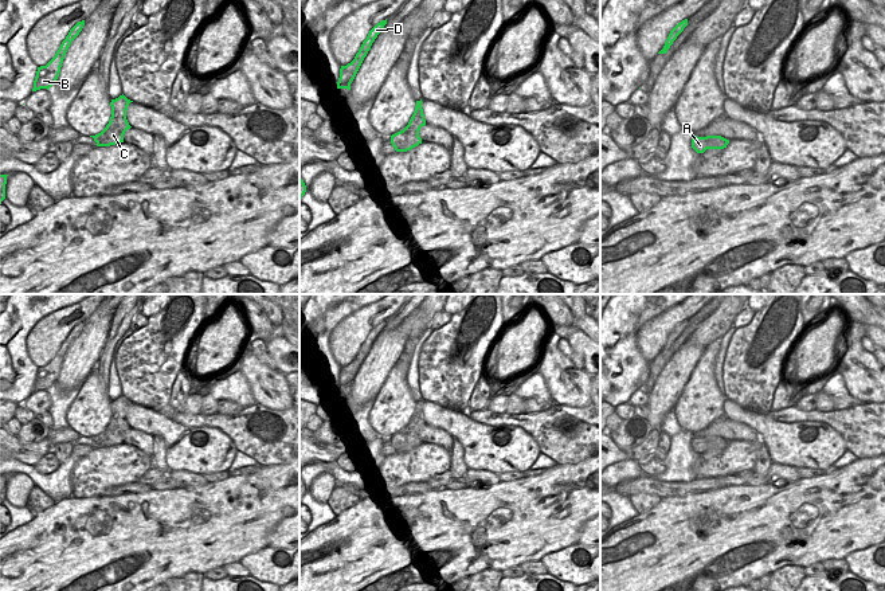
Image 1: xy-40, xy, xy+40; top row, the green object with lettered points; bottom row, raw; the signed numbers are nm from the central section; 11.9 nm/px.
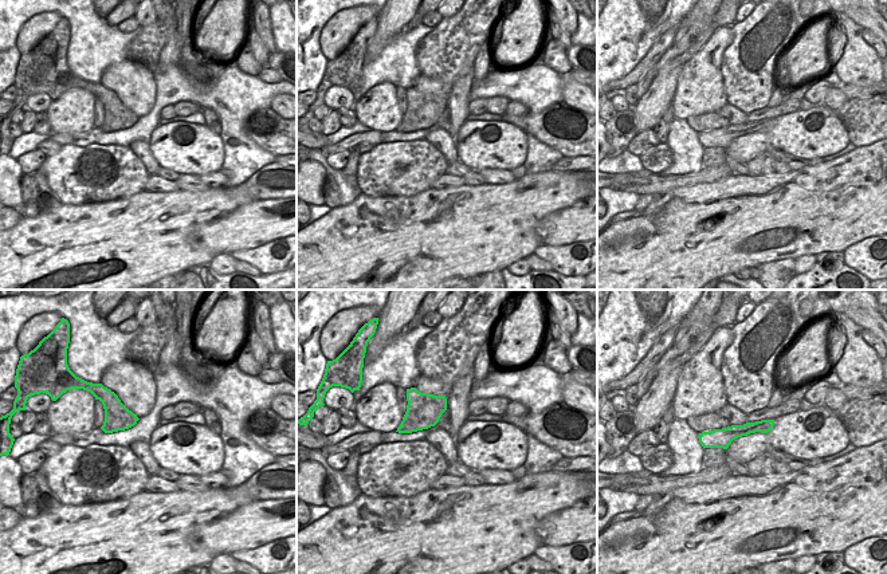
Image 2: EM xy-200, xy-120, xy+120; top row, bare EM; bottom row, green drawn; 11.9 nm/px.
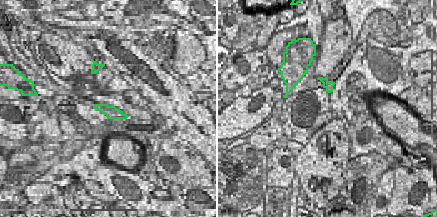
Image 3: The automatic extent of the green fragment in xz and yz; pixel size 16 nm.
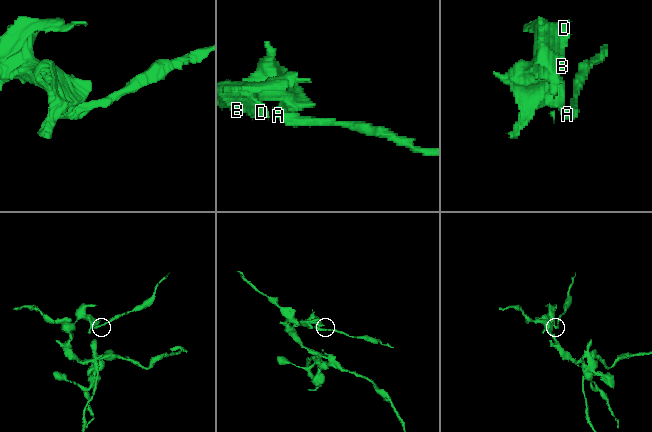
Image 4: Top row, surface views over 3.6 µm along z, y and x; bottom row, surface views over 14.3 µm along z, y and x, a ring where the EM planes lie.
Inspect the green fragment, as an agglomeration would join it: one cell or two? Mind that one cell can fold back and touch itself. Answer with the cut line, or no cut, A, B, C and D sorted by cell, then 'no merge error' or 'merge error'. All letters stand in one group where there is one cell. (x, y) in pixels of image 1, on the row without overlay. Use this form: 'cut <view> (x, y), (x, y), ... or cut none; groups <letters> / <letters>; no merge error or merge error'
cut xy (391, 442), (403, 451); groups A / B C D; merge error

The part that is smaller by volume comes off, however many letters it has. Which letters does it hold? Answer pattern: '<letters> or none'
A

